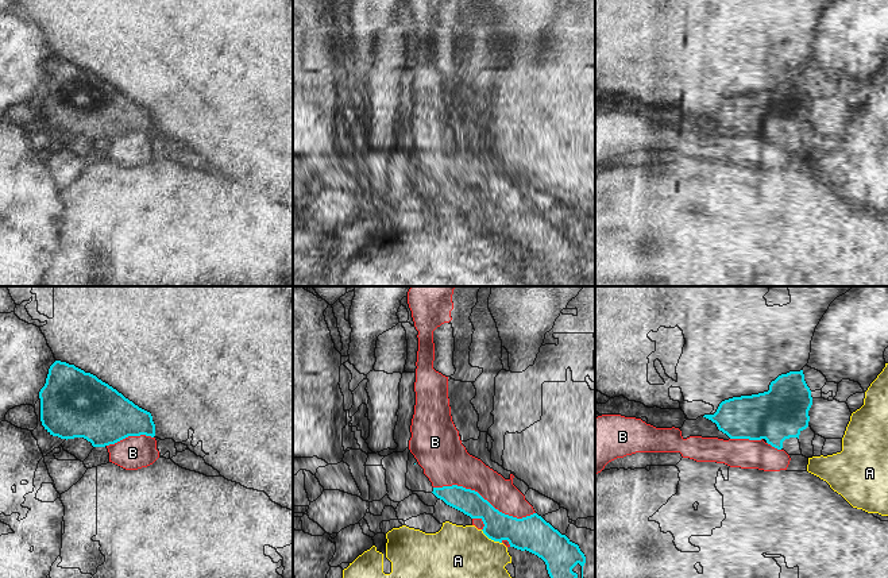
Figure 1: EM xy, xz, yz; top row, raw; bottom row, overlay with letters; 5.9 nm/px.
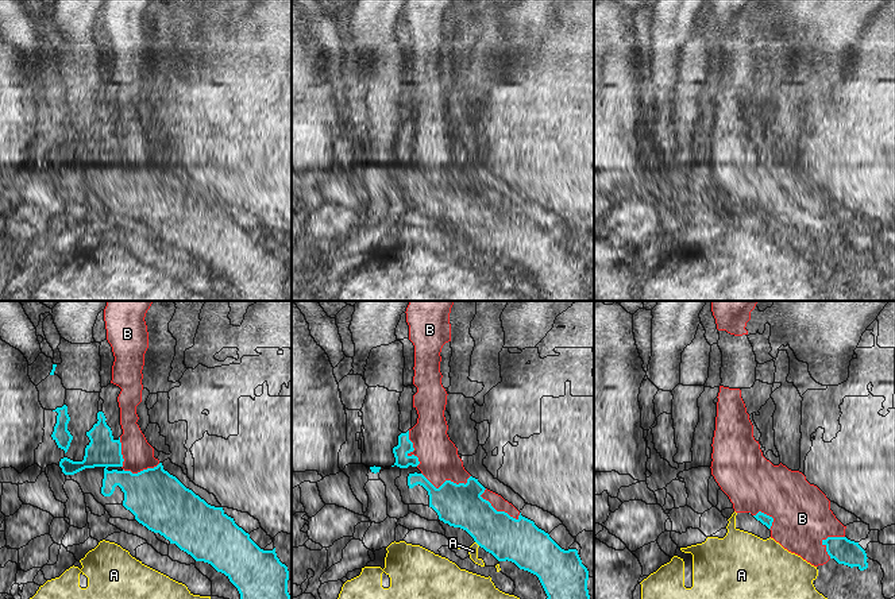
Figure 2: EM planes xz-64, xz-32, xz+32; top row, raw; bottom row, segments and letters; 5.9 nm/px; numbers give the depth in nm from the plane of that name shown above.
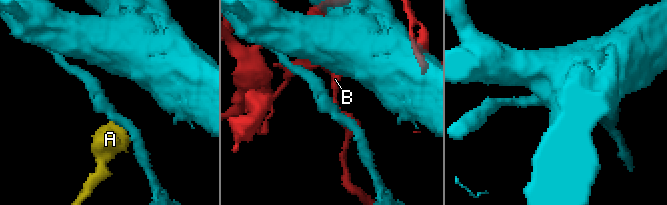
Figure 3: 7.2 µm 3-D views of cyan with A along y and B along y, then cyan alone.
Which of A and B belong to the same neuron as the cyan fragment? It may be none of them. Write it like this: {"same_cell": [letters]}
{"same_cell": []}

